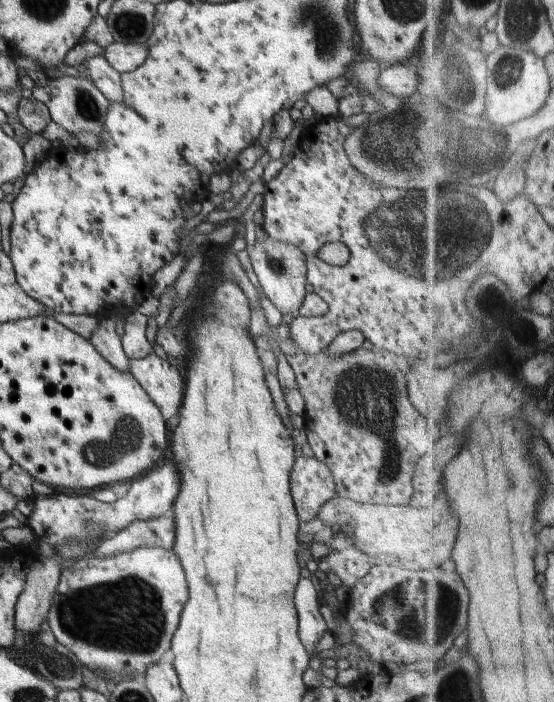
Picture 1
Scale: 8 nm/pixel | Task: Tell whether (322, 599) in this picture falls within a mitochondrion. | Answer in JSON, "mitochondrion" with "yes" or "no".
{"mitochondrion":"no"}

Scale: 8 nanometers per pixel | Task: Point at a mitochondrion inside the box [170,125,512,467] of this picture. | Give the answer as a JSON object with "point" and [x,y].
{"point":[432,234]}

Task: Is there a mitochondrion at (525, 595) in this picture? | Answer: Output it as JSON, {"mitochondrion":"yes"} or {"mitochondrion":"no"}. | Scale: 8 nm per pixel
{"mitochondrion":"no"}

